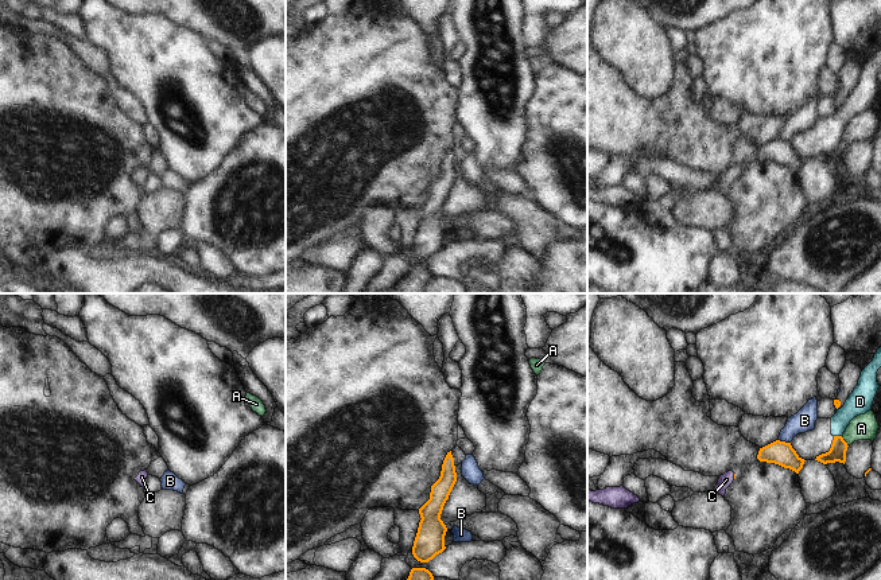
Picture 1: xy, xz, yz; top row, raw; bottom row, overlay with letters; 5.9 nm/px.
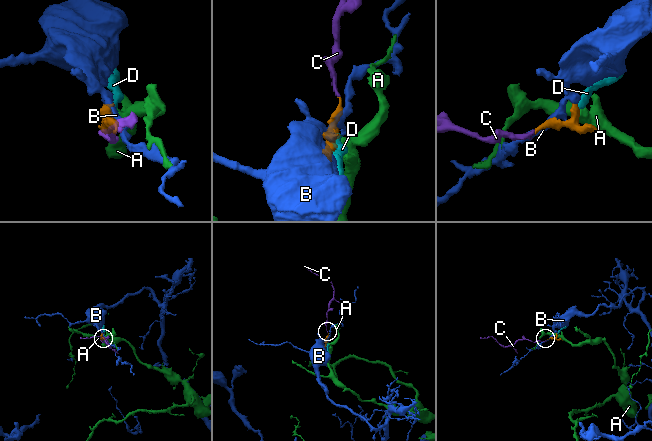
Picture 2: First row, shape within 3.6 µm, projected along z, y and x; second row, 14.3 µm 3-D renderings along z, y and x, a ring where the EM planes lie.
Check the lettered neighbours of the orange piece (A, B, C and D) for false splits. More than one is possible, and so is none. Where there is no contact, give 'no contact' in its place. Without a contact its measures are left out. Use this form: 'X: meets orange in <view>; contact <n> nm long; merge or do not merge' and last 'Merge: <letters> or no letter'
A: meets orange in yz; contact 80 nm long; do not merge
B: meets orange in yz; contact 80 nm long; do not merge
C: meets orange in yz; contact 30 nm long; merge
D: meets orange in yz; contact 50 nm long; do not merge
Merge: C

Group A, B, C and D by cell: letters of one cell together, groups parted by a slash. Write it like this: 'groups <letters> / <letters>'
groups A / B / C / D

